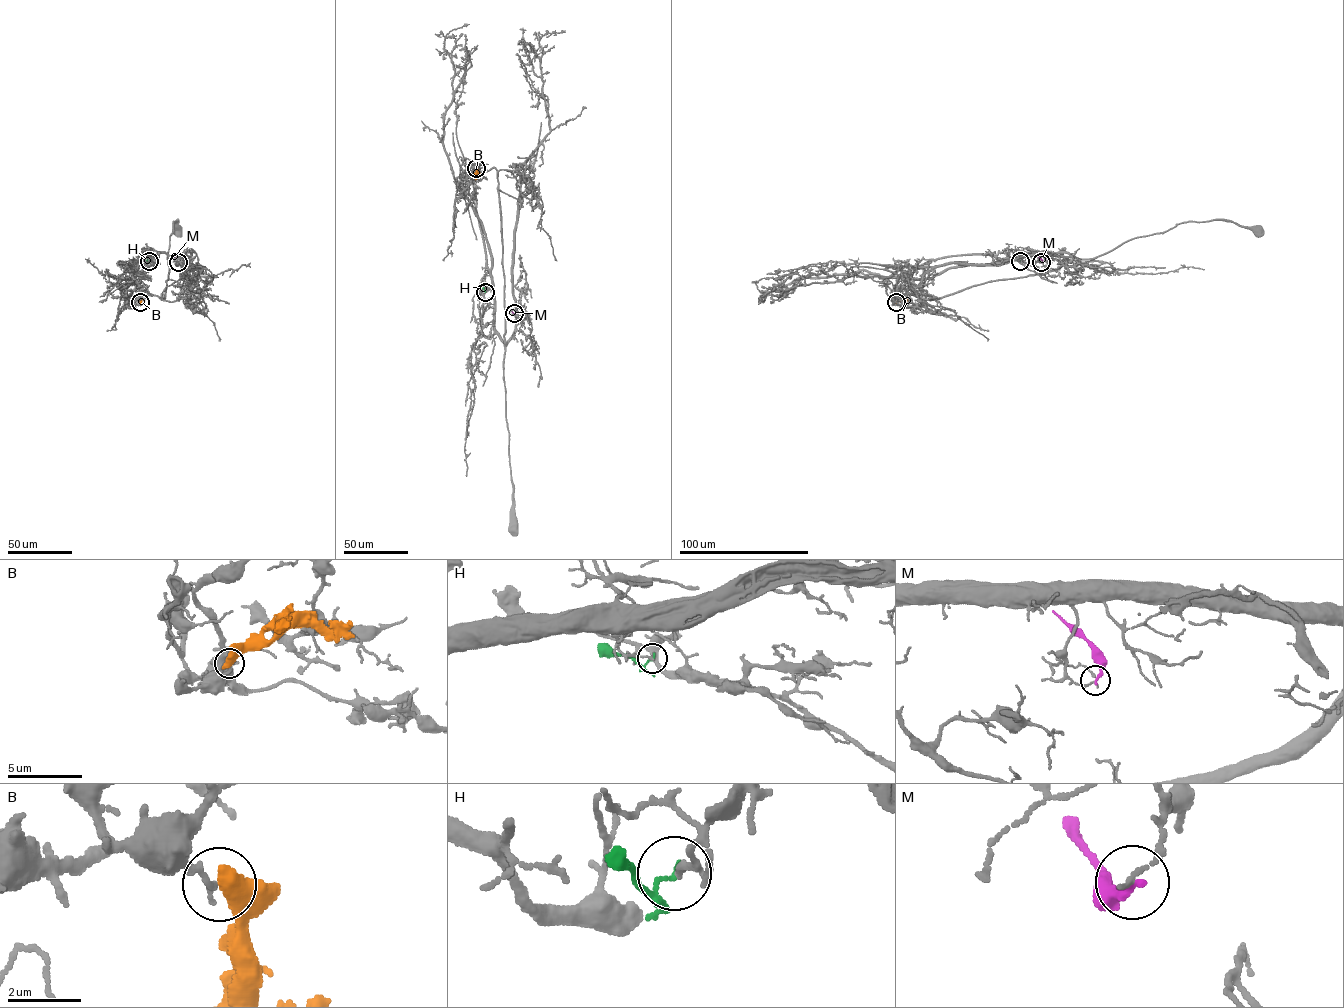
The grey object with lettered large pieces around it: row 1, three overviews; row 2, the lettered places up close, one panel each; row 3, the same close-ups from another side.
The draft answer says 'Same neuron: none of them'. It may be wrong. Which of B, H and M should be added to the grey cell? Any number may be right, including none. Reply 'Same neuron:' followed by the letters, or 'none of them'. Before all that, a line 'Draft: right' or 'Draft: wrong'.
Draft: right
Same neuron: none of them

